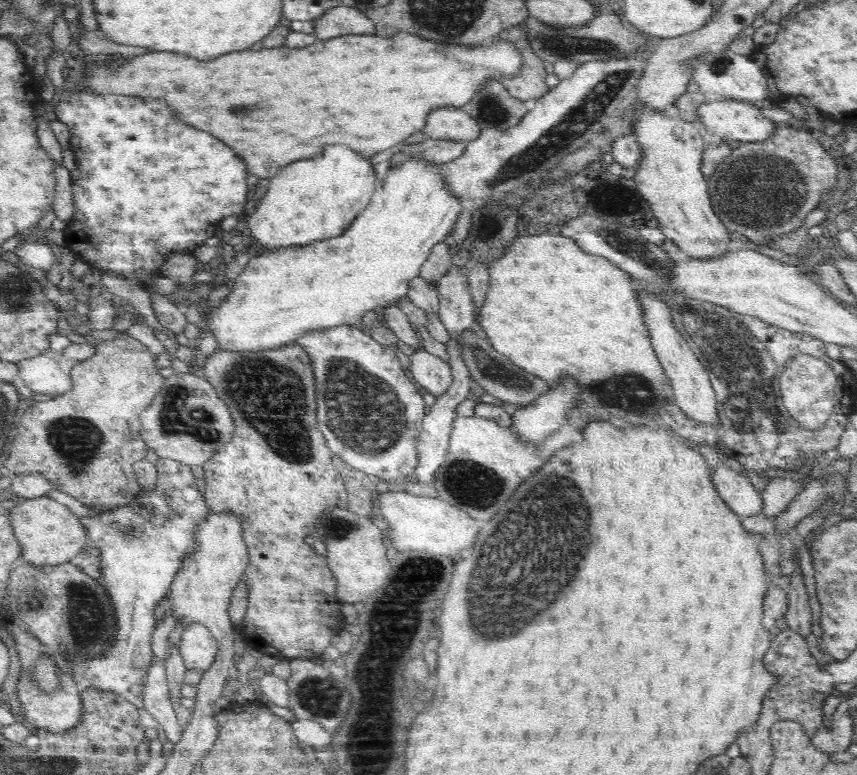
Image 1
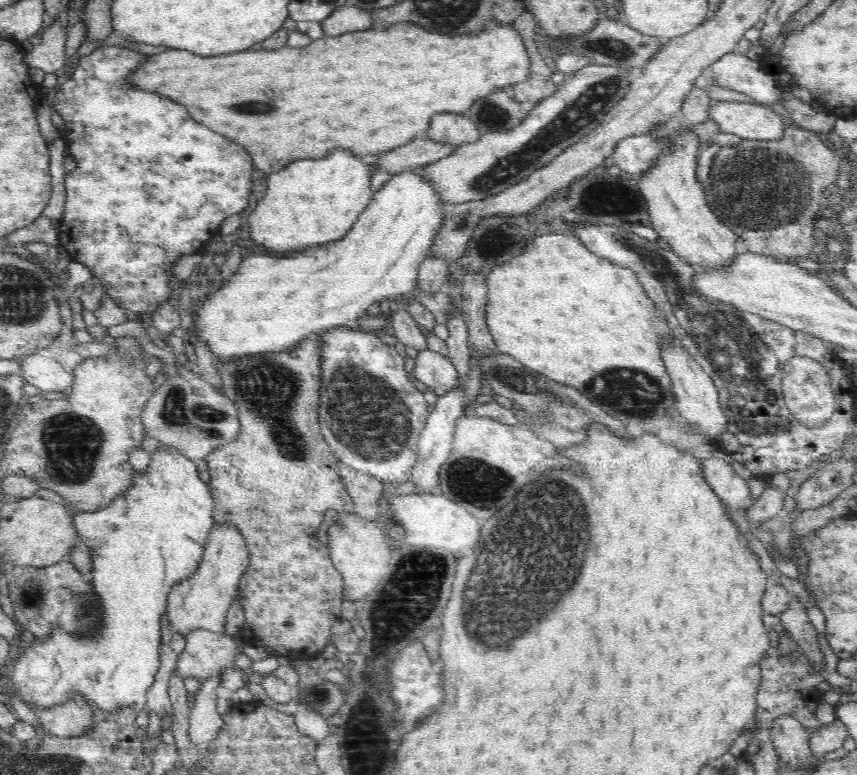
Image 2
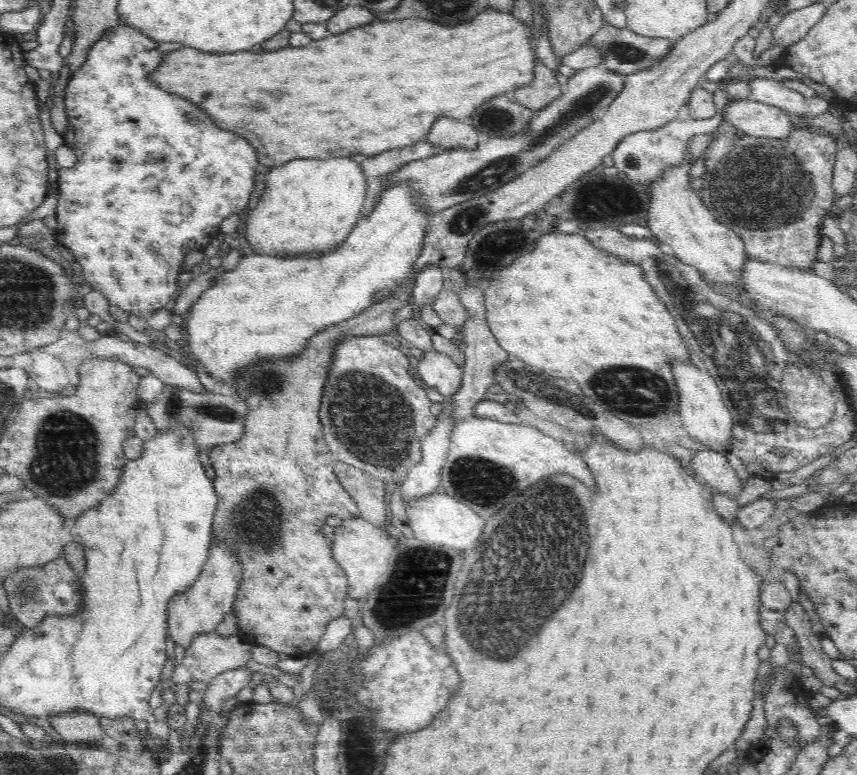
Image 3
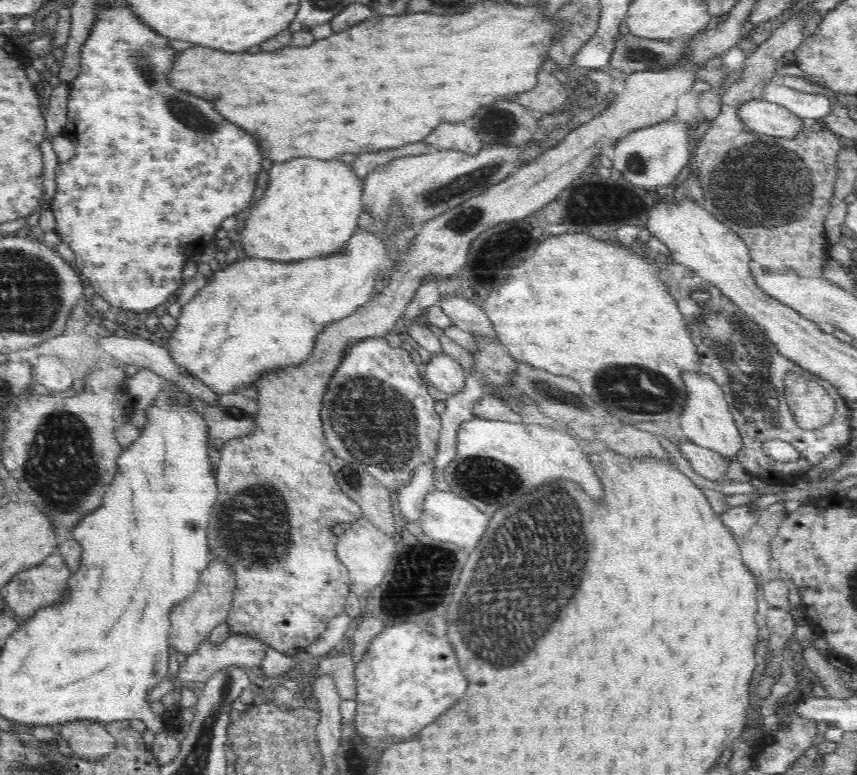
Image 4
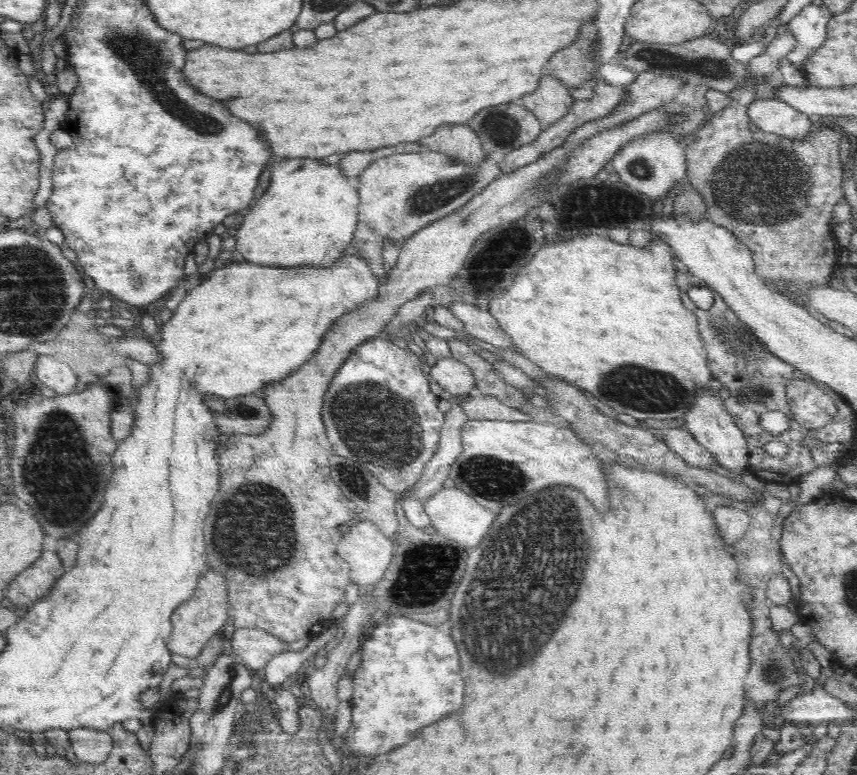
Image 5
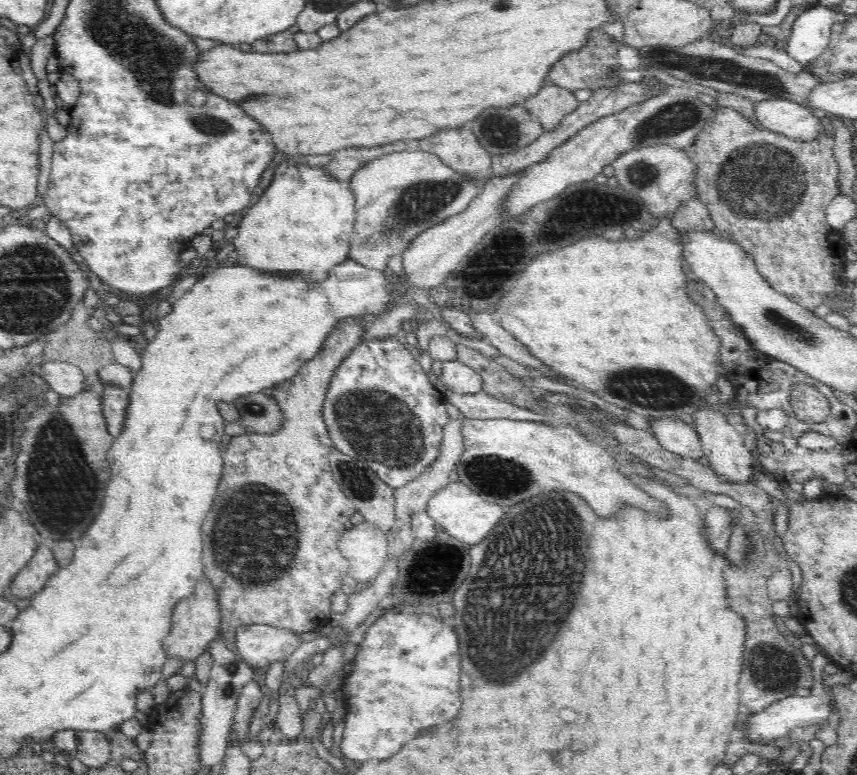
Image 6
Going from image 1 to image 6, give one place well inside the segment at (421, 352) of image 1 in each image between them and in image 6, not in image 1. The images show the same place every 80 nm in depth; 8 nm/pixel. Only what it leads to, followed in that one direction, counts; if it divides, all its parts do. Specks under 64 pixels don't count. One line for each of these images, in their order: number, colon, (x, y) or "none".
2: (432, 369)
3: (437, 370)
4: (443, 372)
5: (451, 375)
6: (459, 378)

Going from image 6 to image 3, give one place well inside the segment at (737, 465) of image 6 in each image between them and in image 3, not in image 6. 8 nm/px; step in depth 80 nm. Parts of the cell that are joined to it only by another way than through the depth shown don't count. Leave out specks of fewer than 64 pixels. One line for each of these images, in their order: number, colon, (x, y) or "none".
3: (705, 417)
4: (706, 421)
5: (708, 421)

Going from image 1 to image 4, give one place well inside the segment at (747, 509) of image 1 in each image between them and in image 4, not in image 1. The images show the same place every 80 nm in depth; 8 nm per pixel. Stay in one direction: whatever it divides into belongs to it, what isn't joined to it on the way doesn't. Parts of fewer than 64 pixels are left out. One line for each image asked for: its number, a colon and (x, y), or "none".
2: (725, 482)
3: (712, 467)
4: (707, 463)

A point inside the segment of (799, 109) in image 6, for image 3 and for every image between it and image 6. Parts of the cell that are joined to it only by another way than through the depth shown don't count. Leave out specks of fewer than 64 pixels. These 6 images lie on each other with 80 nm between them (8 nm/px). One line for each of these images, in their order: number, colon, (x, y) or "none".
3: (749, 117)
4: (759, 115)
5: (770, 115)

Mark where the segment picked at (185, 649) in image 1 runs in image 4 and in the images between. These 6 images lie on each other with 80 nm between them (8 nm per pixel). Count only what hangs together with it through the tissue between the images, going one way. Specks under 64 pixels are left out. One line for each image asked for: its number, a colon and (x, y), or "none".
2: (206, 654)
3: (209, 654)
4: (238, 649)

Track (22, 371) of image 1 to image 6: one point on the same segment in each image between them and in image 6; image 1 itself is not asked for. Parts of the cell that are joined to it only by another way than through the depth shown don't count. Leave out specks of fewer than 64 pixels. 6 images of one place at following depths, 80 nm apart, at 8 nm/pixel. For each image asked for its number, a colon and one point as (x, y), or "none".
2: (49, 376)
3: (50, 375)
4: (49, 371)
5: (56, 375)
6: (67, 380)

